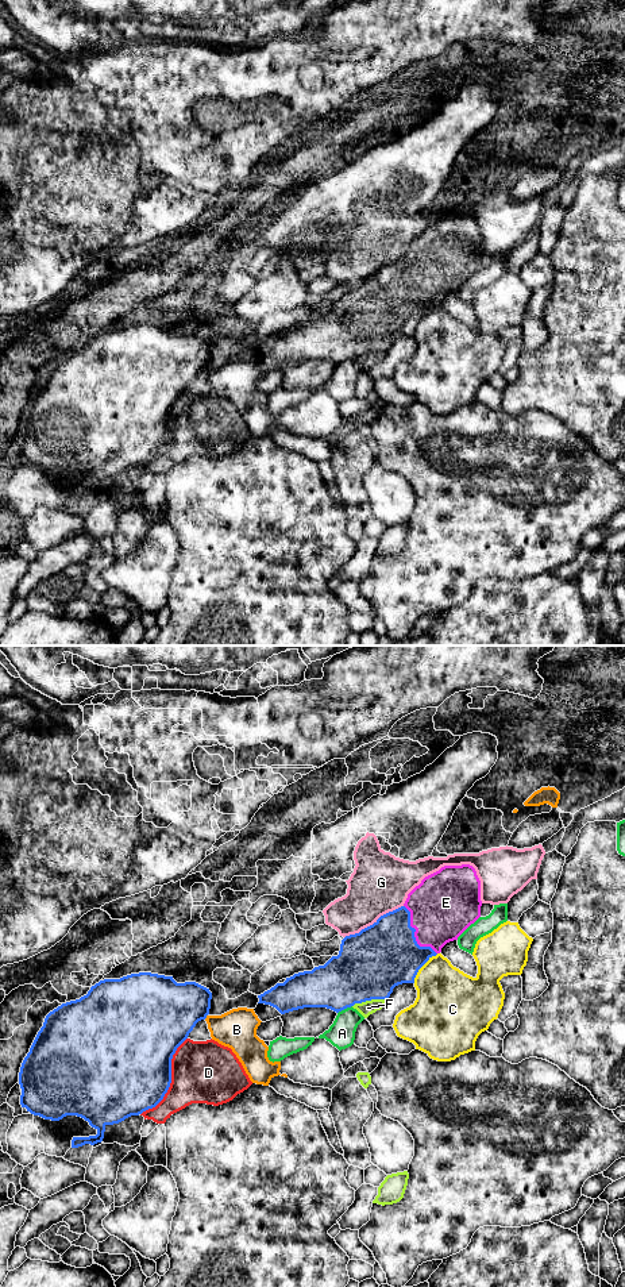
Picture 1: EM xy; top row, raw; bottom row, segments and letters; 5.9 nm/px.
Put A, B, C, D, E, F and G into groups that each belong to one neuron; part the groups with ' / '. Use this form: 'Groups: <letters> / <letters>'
Groups: A / B / C / D / E / F / G

